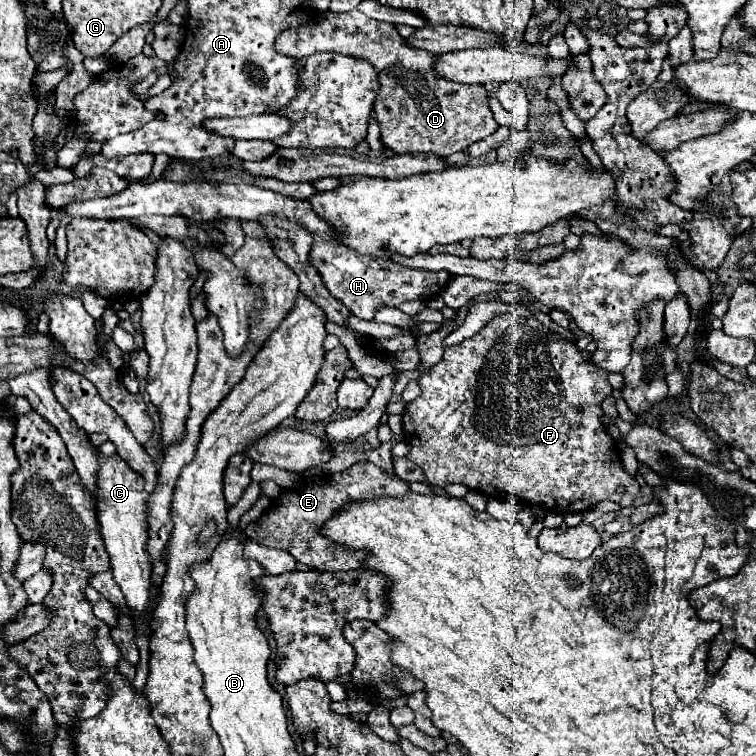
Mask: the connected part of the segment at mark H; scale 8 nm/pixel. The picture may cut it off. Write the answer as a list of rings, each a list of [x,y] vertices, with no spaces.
[[[316,239],[312,245],[312,251],[310,251],[310,261],[322,275],[324,285],[328,287],[332,297],[342,301],[352,311],[352,315],[366,319],[366,321],[370,321],[374,317],[374,311],[380,305],[396,307],[410,299],[428,301],[436,295],[440,295],[444,291],[444,285],[450,279],[448,271],[430,273],[430,271],[420,271],[420,269],[408,269],[408,267],[396,265],[388,259],[360,255],[360,253],[352,251],[350,247],[344,247],[344,243],[336,243],[336,241]]]

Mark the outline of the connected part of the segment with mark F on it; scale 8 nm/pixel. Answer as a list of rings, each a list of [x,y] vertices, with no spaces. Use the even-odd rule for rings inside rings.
[[[502,313],[498,317],[494,317],[480,333],[476,333],[474,337],[462,341],[460,345],[454,345],[450,349],[444,351],[444,357],[438,365],[434,365],[428,373],[424,373],[420,377],[420,397],[414,399],[412,403],[406,405],[404,411],[404,419],[402,419],[402,429],[404,429],[404,441],[410,445],[410,453],[406,455],[410,461],[414,461],[418,467],[422,467],[426,479],[430,485],[436,487],[446,487],[450,483],[460,483],[466,485],[472,491],[478,491],[486,497],[500,497],[500,495],[510,495],[516,497],[520,501],[526,503],[542,503],[542,507],[546,507],[552,513],[582,513],[590,507],[594,507],[594,503],[610,499],[622,507],[632,505],[634,497],[638,495],[640,487],[636,483],[636,479],[632,479],[626,471],[624,465],[620,461],[620,451],[618,451],[618,443],[606,433],[606,425],[602,423],[602,409],[600,403],[602,399],[606,399],[612,393],[612,387],[608,383],[608,373],[600,371],[600,367],[584,361],[584,357],[578,353],[576,345],[572,345],[570,341],[566,341],[564,337],[556,335],[554,331],[550,331],[548,327],[544,327],[538,319],[534,317],[524,317],[518,313]],[[618,487],[624,487],[626,491],[622,495],[616,495]]]

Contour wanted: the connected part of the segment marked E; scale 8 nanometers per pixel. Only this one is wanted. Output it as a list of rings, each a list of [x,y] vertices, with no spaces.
[[[358,461],[354,463],[350,469],[334,473],[334,475],[320,475],[320,477],[300,477],[292,487],[282,489],[280,495],[276,499],[272,499],[270,509],[256,521],[252,521],[246,529],[248,539],[258,541],[266,547],[274,547],[274,549],[284,549],[288,553],[292,553],[296,557],[296,561],[310,565],[318,571],[350,571],[350,569],[360,569],[364,567],[364,559],[368,557],[366,549],[348,549],[340,543],[330,543],[330,539],[326,539],[324,535],[320,535],[324,523],[328,519],[332,519],[338,511],[344,509],[344,505],[354,503],[354,501],[366,501],[366,499],[378,499],[378,497],[398,497],[404,499],[406,495],[410,495],[410,485],[400,479],[398,475],[390,475],[388,471],[376,467],[370,461]]]

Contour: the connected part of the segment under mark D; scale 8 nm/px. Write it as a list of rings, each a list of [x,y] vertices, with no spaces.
[[[358,9],[348,13],[326,11],[314,25],[288,29],[276,39],[276,49],[292,57],[334,51],[368,59],[378,69],[380,77],[374,113],[380,123],[382,145],[394,153],[424,151],[450,157],[452,153],[492,135],[500,127],[488,107],[488,91],[484,85],[464,85],[440,79],[440,75],[436,75],[436,59],[440,53],[408,47],[394,23],[370,19]]]

